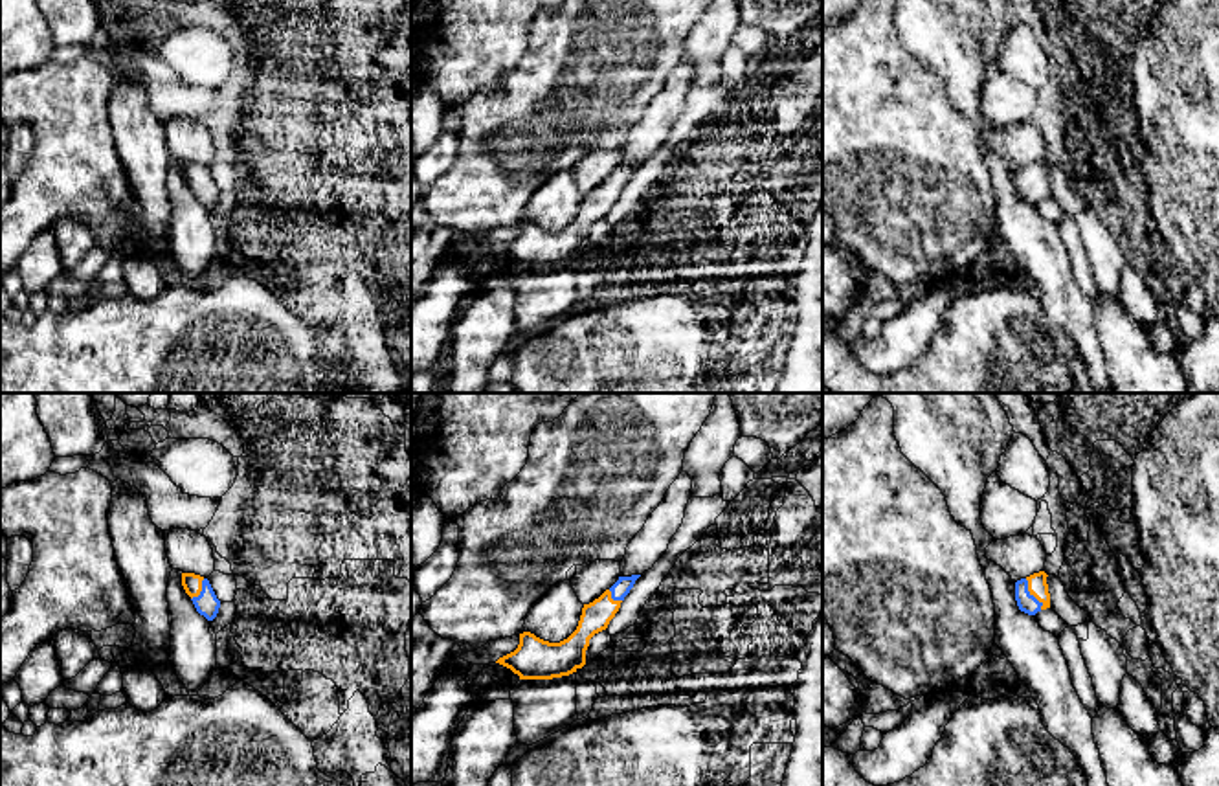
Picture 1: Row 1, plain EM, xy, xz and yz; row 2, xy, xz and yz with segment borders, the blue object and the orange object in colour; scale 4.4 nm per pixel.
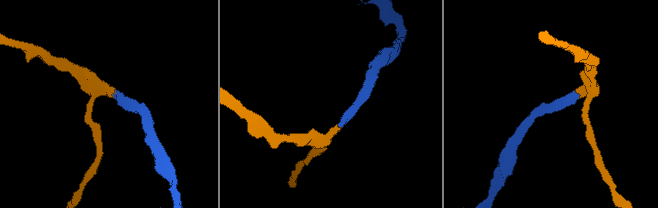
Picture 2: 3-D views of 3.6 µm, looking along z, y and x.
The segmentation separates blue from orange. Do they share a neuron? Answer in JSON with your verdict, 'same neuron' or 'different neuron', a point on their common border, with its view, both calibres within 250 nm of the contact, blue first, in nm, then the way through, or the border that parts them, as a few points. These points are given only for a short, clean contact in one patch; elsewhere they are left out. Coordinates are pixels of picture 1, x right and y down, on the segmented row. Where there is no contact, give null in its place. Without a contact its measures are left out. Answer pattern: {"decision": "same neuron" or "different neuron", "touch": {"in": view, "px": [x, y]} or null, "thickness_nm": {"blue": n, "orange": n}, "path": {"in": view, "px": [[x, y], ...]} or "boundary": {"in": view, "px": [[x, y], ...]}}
{"decision": "same neuron", "touch": {"in": "yz", "px": [1028, 594]}, "thickness_nm": {"blue": 90, "orange": 90}, "path": {"in": "yz", "px": [[1027, 603], [1028, 594], [1038, 586]]}}

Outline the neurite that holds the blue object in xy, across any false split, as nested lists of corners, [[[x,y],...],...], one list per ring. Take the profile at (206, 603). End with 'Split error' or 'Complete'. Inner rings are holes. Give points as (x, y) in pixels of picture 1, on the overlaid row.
[[[182,573],[182,586],[191,597],[196,612],[207,621],[213,621],[218,613],[220,601],[217,599],[209,580],[195,573]]]. Split error

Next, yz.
[[[1039,571],[1015,582],[1015,601],[1021,612],[1035,615],[1050,608],[1046,573]]]. Split error

